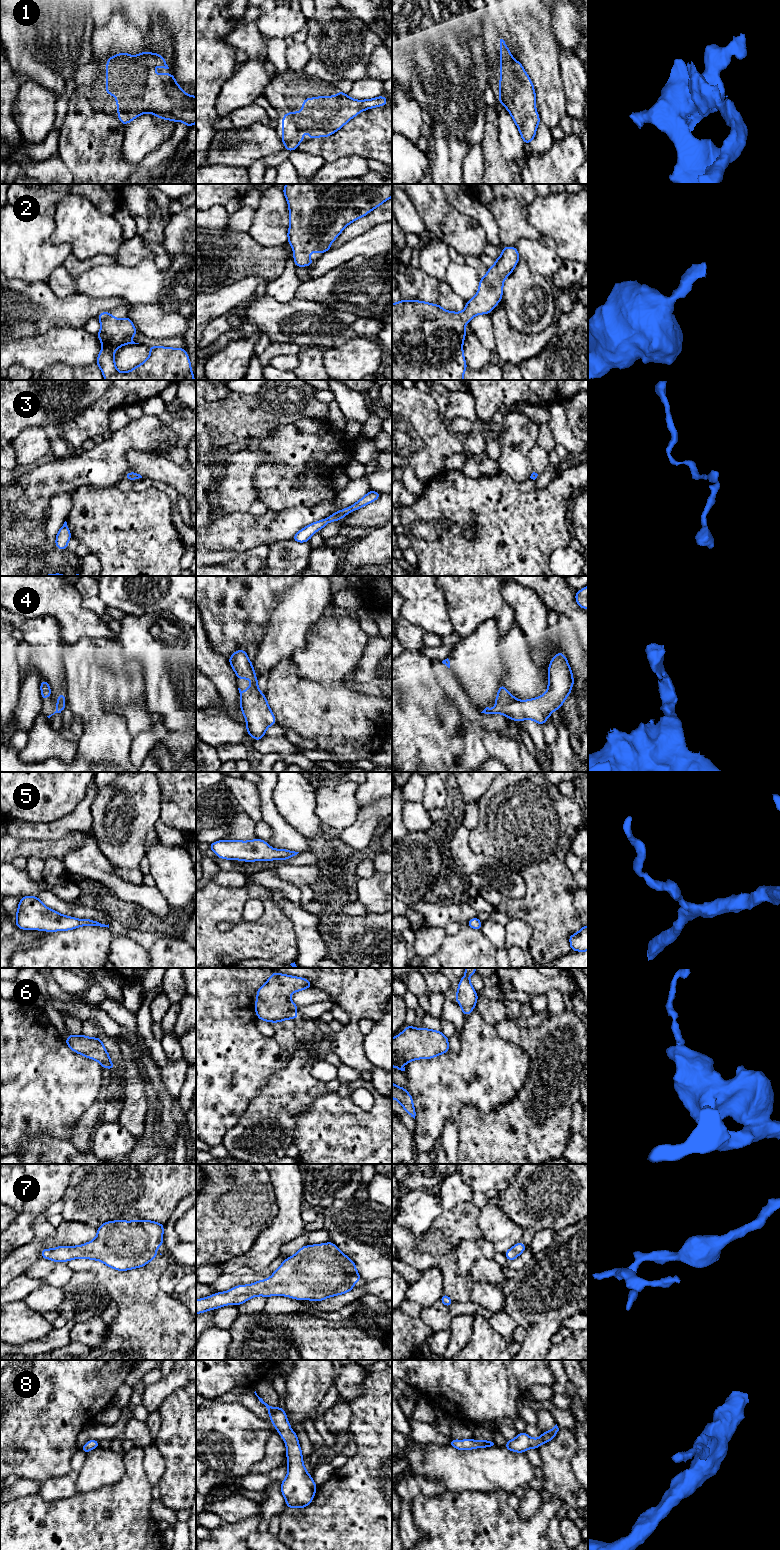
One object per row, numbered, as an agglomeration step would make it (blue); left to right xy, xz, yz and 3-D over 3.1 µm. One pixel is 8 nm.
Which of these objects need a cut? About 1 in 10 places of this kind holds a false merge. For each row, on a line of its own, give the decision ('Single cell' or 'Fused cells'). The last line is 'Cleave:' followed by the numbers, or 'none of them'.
1: Single cell
2: Single cell
3: Single cell
4: Single cell
5: Single cell
6: Fused cells
7: Single cell
8: Single cell
Cleave: 6

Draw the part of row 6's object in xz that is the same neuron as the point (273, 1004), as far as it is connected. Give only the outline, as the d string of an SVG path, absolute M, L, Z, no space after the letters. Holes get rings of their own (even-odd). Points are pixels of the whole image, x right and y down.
M272 973L267 982L263 984L257 991L257 1001L254 1003L257 1018L267 1022L281 1022L287 1019L298 1019L297 1004L290 1000L290 995L294 992L312 988L308 979L286 974Z

